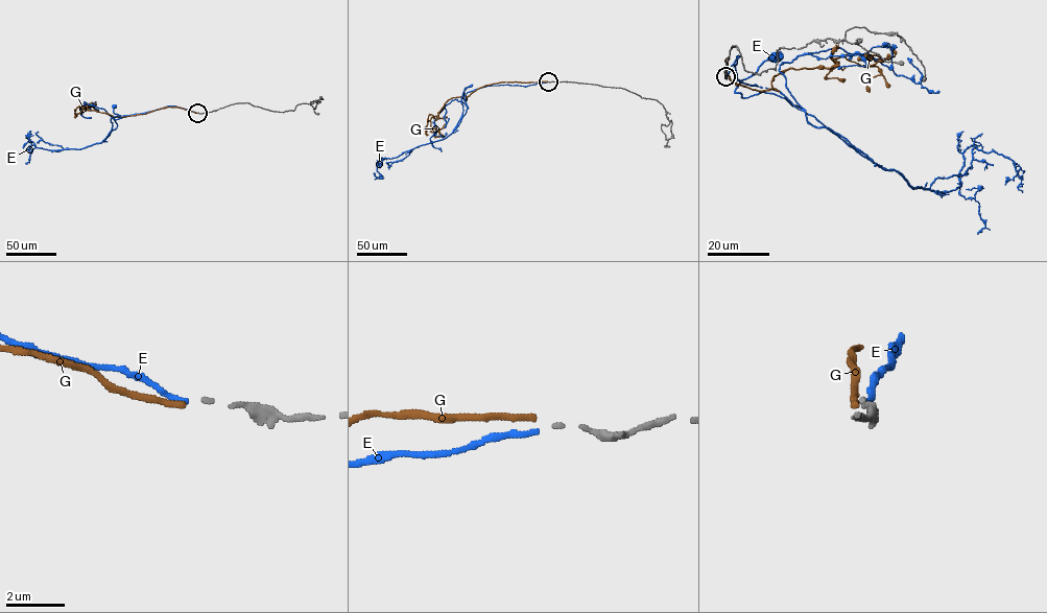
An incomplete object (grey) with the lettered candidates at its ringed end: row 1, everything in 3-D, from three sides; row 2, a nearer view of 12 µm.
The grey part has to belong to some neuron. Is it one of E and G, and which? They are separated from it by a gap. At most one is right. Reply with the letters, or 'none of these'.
E

